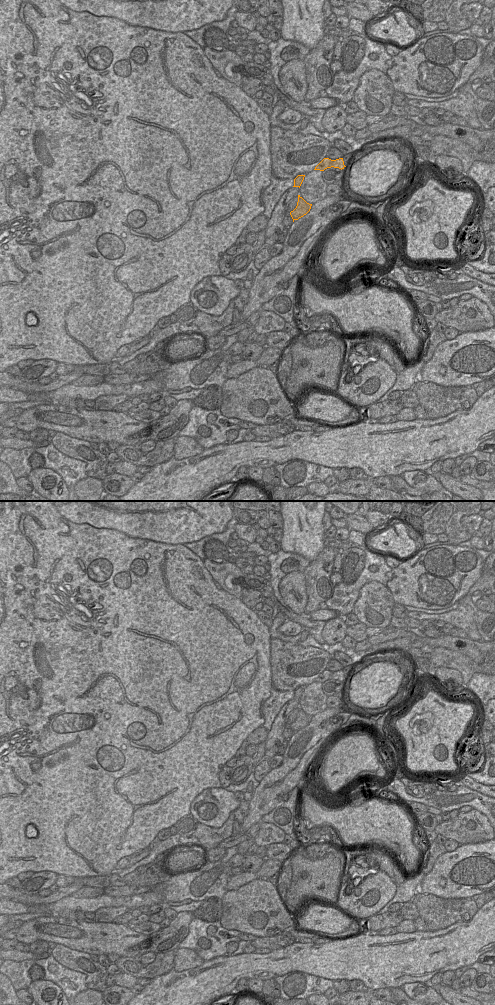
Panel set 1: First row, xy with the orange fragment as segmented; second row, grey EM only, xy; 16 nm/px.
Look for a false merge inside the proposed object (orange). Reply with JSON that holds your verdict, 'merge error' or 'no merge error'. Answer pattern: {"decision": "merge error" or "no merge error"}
{"decision": "merge error"}

